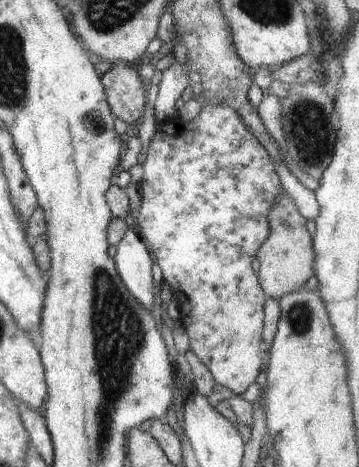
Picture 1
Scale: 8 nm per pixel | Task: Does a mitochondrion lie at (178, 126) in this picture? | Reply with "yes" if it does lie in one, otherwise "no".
no

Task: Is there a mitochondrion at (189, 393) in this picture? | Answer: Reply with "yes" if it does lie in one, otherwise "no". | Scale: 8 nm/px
no

